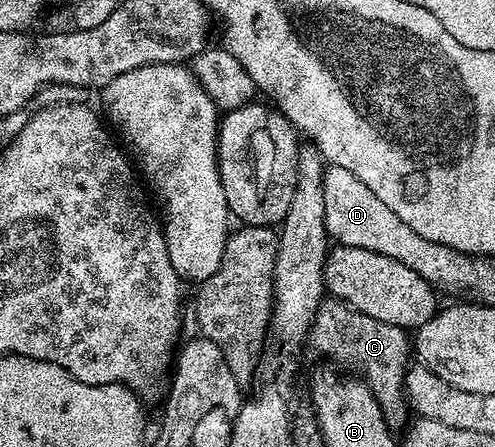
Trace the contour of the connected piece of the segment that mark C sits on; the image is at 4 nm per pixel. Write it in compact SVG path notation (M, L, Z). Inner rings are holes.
M327 298L311 320L309 344L321 355L328 356L332 365L350 370L367 381L388 425L408 423L409 405L403 387L403 378L413 356L413 340L408 329L377 322L377 318L369 318L369 314L358 312L341 300Z

